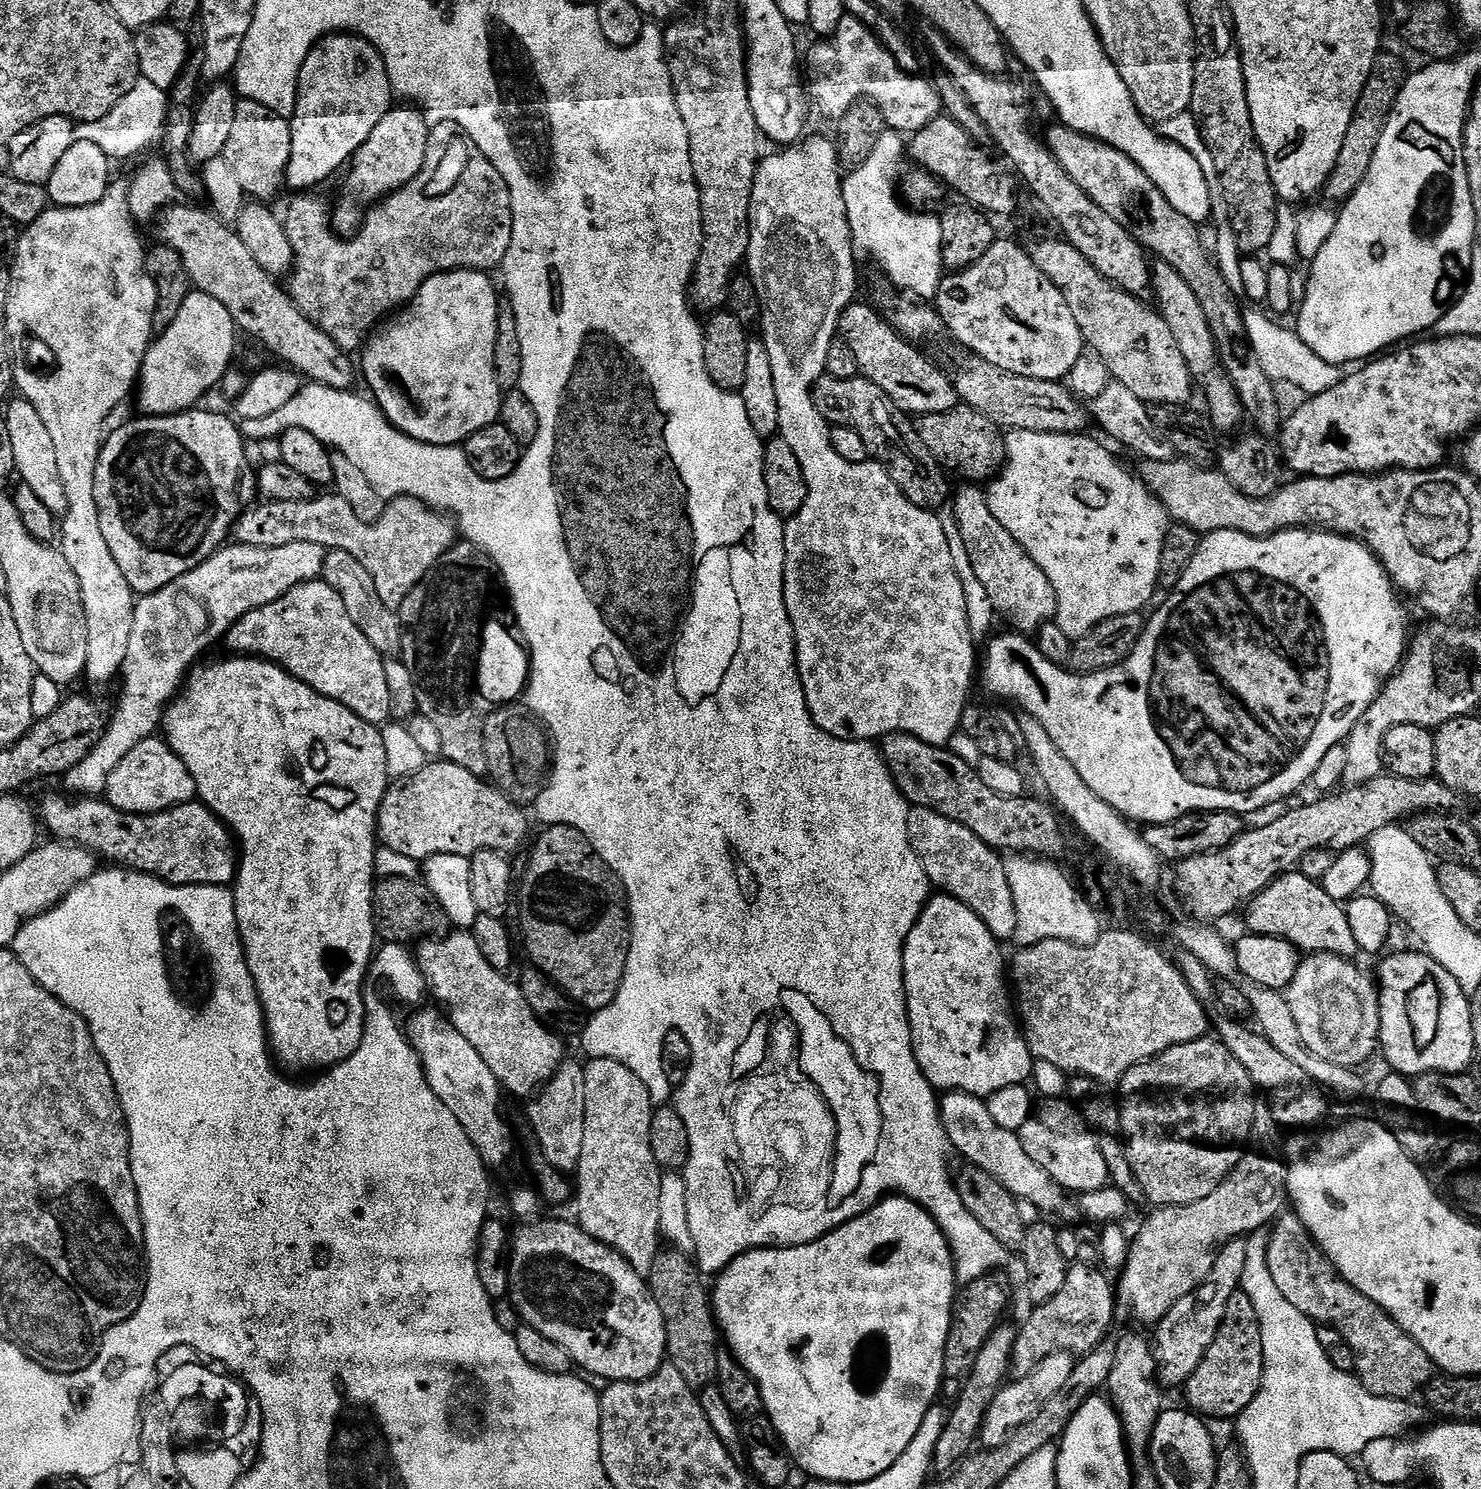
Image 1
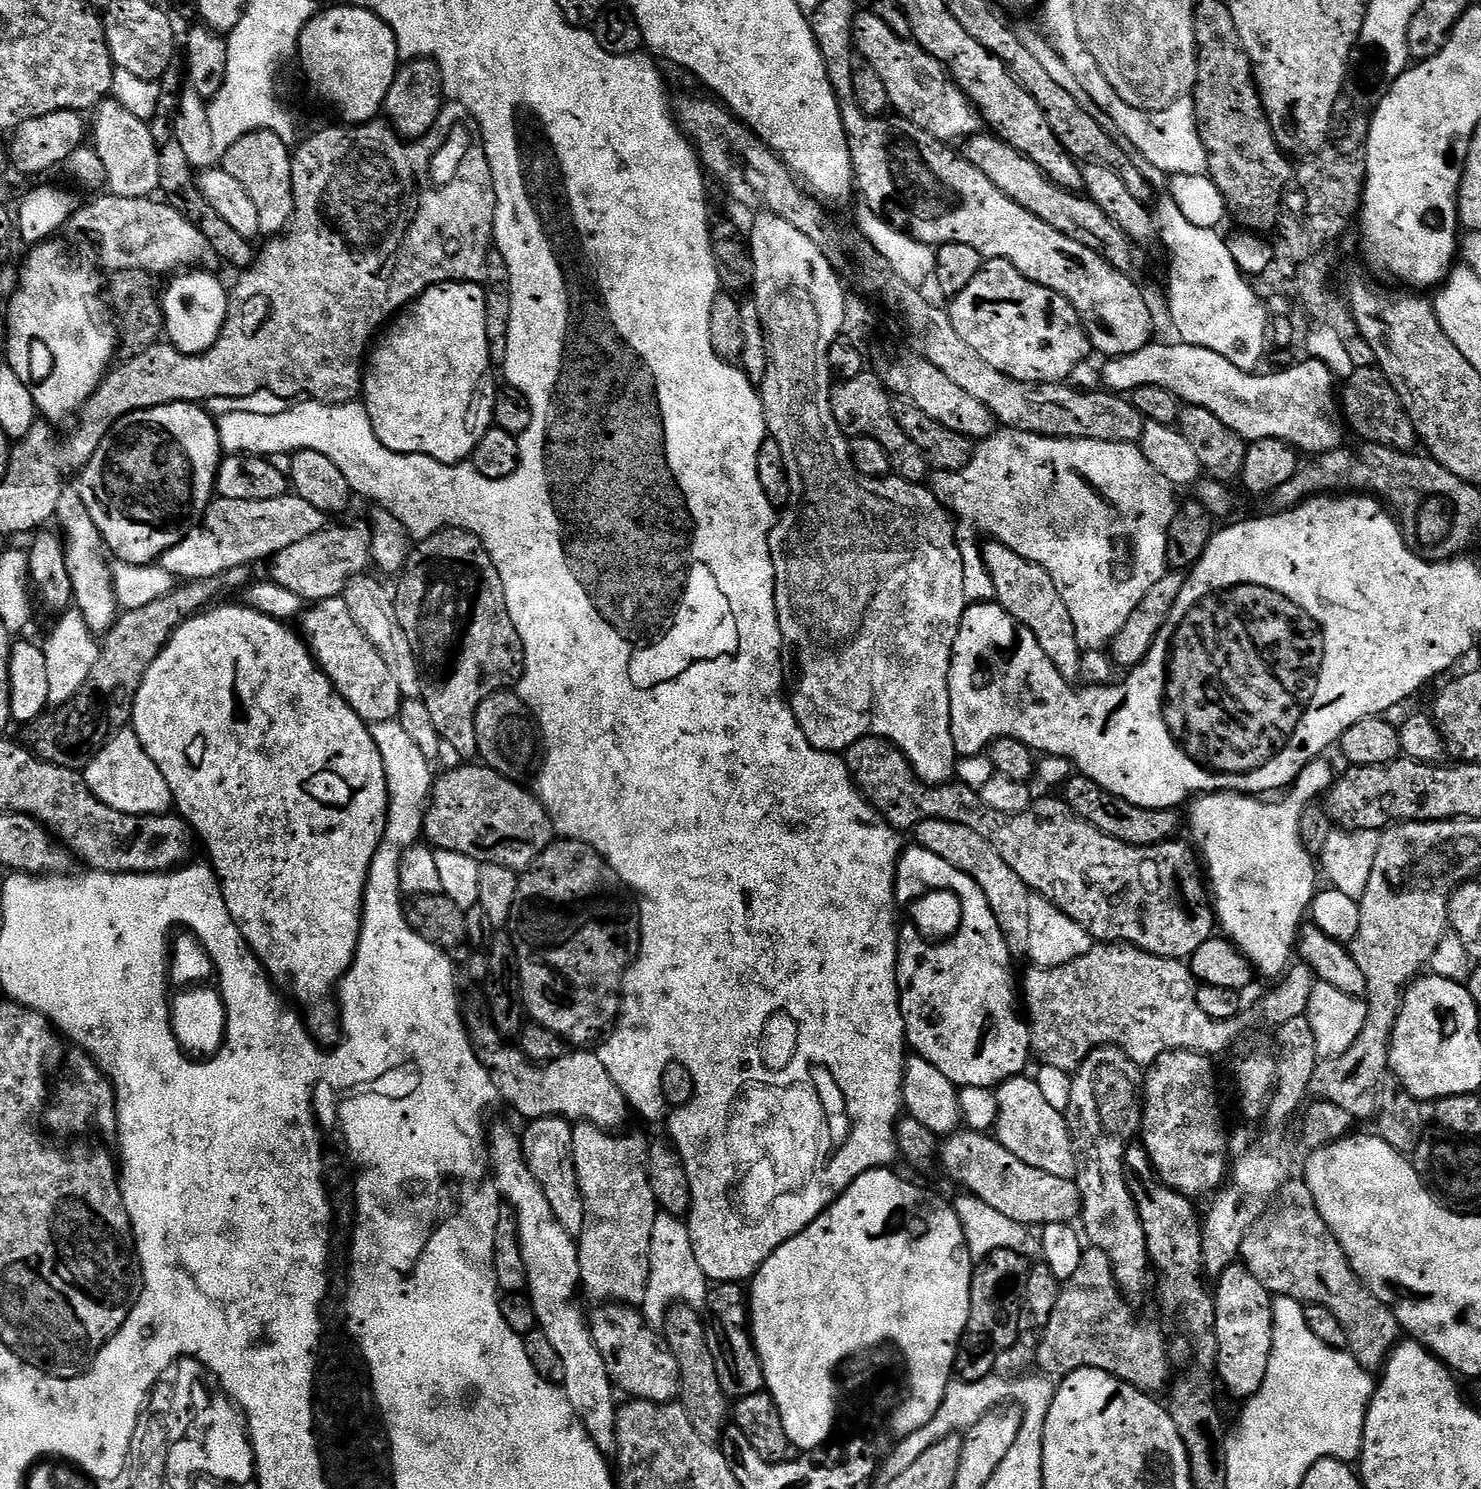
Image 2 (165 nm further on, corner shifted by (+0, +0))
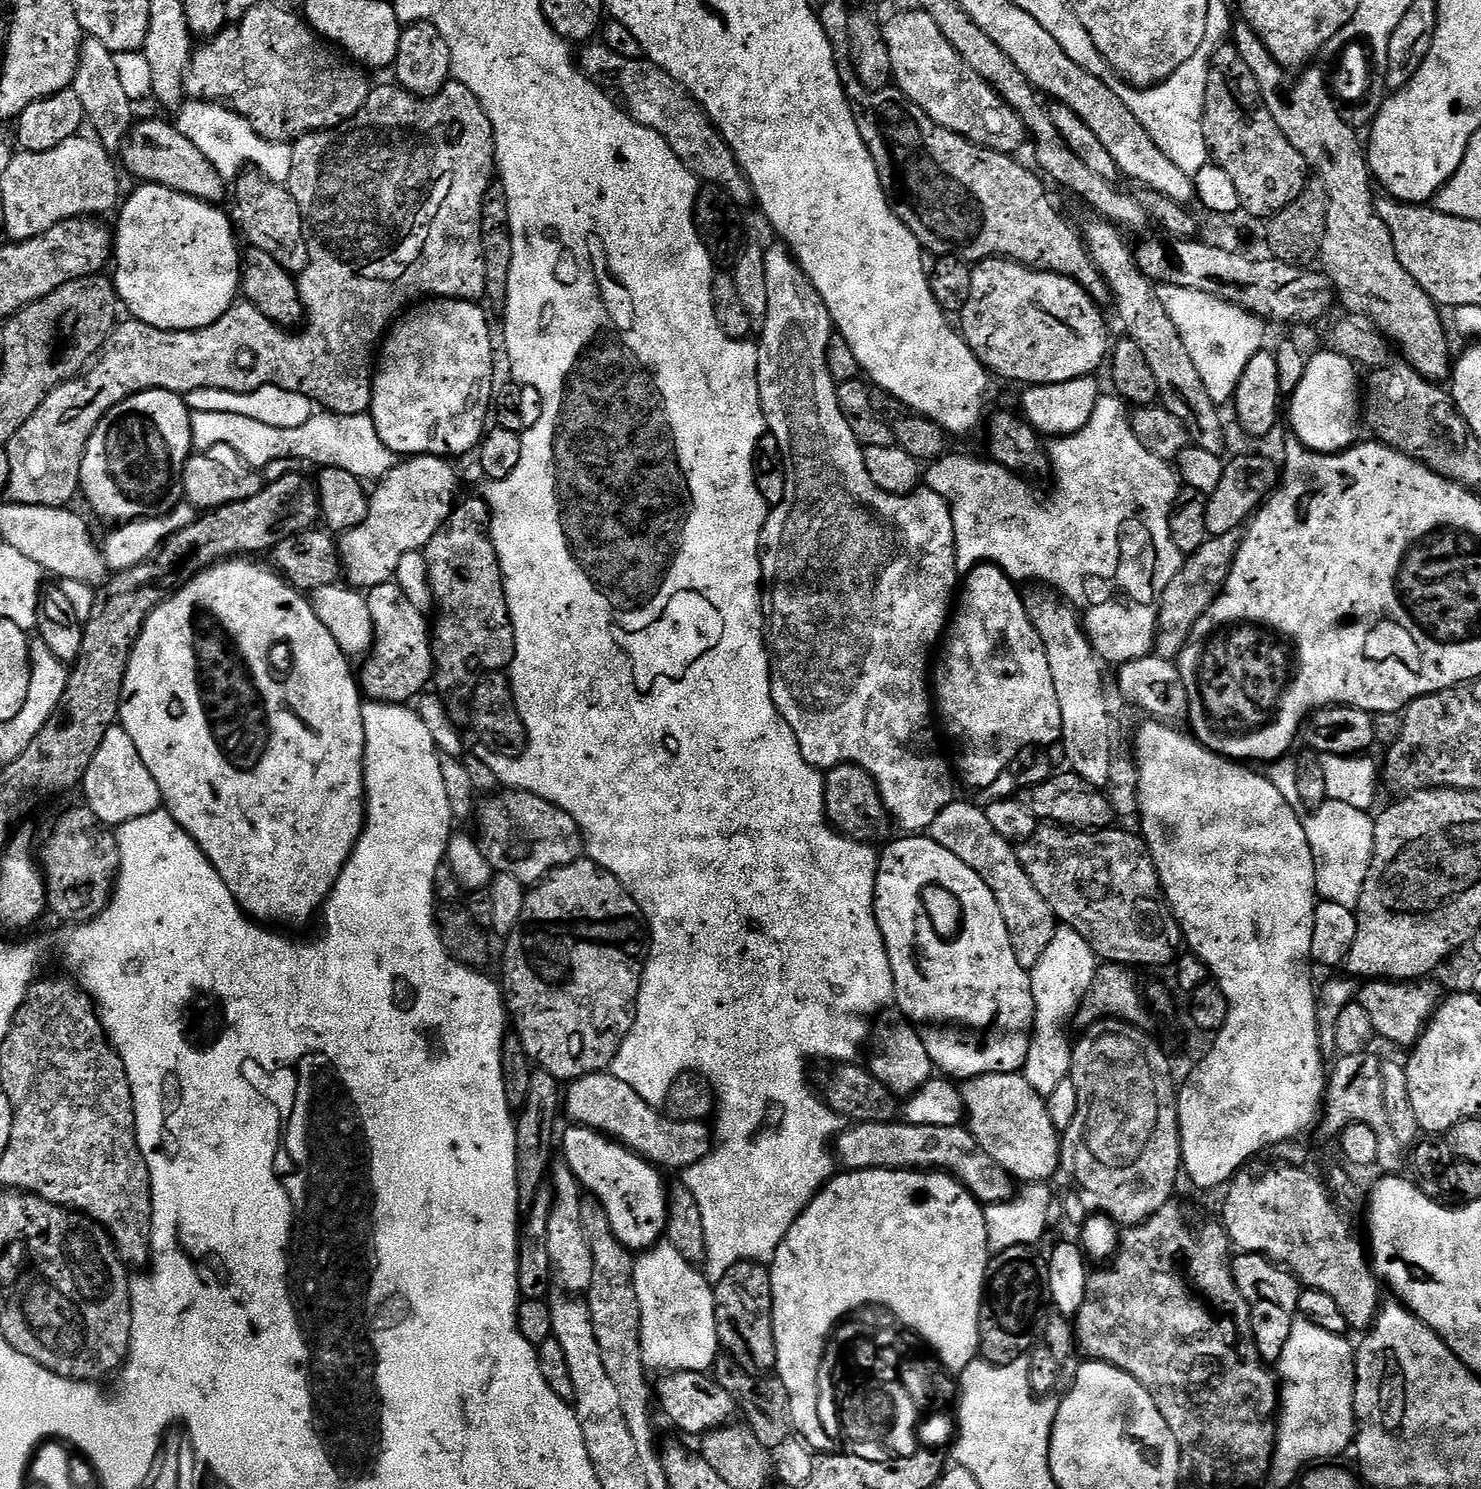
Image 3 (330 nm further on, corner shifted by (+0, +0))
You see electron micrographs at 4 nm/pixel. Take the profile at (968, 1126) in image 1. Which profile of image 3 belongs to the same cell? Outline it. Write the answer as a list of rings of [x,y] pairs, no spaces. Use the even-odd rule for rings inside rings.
[[[884,1010],[875,1017],[870,1029],[870,1049],[867,1067],[897,1097],[906,1098],[933,1079],[934,1065],[926,1046],[915,1028],[904,1019],[898,1010]]]

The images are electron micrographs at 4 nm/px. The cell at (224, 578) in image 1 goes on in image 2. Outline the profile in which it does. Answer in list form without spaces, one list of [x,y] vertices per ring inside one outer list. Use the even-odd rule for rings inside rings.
[[[329,526],[310,538],[302,538],[302,542],[294,542],[294,546],[286,546],[286,550],[271,557],[270,580],[293,591],[304,602],[319,602],[340,596],[347,583],[355,575],[367,573],[372,563],[371,538],[367,527]]]

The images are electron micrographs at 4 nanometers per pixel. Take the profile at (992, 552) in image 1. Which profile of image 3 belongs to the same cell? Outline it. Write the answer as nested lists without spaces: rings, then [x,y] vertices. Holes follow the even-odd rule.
[[[1032,582],[1023,589],[1022,595],[1032,628],[1038,630],[1038,638],[1042,638],[1054,694],[1058,694],[1058,710],[1062,710],[1060,740],[1068,759],[1067,767],[1094,787],[1107,789],[1112,776],[1112,716],[1104,701],[1102,661],[1092,649],[1076,609],[1055,588]]]

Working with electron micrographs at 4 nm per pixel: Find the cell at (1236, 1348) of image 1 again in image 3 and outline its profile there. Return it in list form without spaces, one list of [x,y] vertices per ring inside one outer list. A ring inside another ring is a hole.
[[[1240,1252],[1231,1257],[1230,1263],[1234,1282],[1248,1304],[1256,1349],[1265,1361],[1279,1361],[1286,1338],[1290,1336],[1292,1321],[1298,1314],[1302,1285],[1291,1272],[1277,1266],[1258,1252]]]

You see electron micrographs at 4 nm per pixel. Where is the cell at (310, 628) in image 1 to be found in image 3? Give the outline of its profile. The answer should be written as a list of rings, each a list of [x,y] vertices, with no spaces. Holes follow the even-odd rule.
[[[395,582],[374,586],[366,597],[373,619],[375,643],[363,661],[364,669],[359,669],[358,683],[369,701],[407,705],[434,680],[429,617],[418,611]]]

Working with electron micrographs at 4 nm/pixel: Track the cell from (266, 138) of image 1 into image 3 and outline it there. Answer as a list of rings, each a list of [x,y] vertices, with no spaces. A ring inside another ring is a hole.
[[[245,170],[236,177],[236,212],[239,231],[249,241],[251,247],[270,254],[282,266],[293,274],[306,270],[308,265],[308,233],[304,231],[304,219],[298,210],[298,202],[288,193],[283,184],[275,184],[261,172]]]

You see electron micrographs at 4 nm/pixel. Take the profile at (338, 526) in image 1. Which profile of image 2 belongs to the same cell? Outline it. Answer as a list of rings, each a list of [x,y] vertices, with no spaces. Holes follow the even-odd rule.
[[[289,494],[282,498],[270,498],[267,502],[238,502],[237,500],[213,499],[204,512],[204,519],[180,542],[160,557],[158,564],[176,576],[177,581],[205,580],[220,576],[226,570],[234,570],[245,566],[253,566],[259,560],[267,561],[277,556],[286,546],[294,546],[294,542],[302,542],[302,538],[310,538],[314,534],[329,527],[329,517],[325,516],[318,506],[310,506],[306,498]]]

